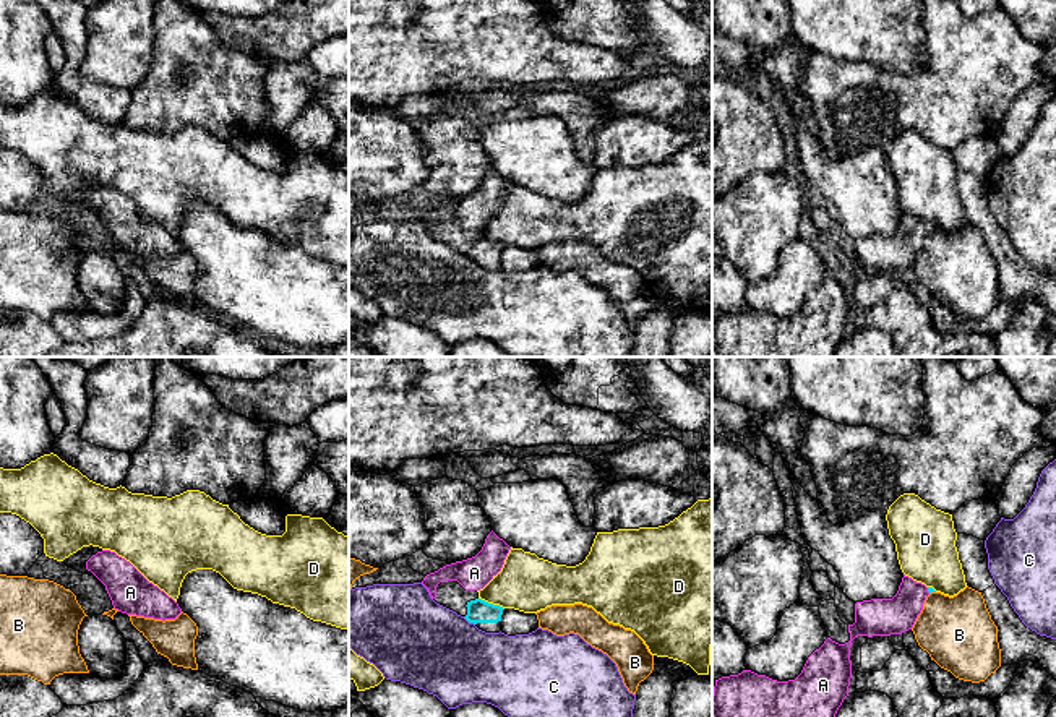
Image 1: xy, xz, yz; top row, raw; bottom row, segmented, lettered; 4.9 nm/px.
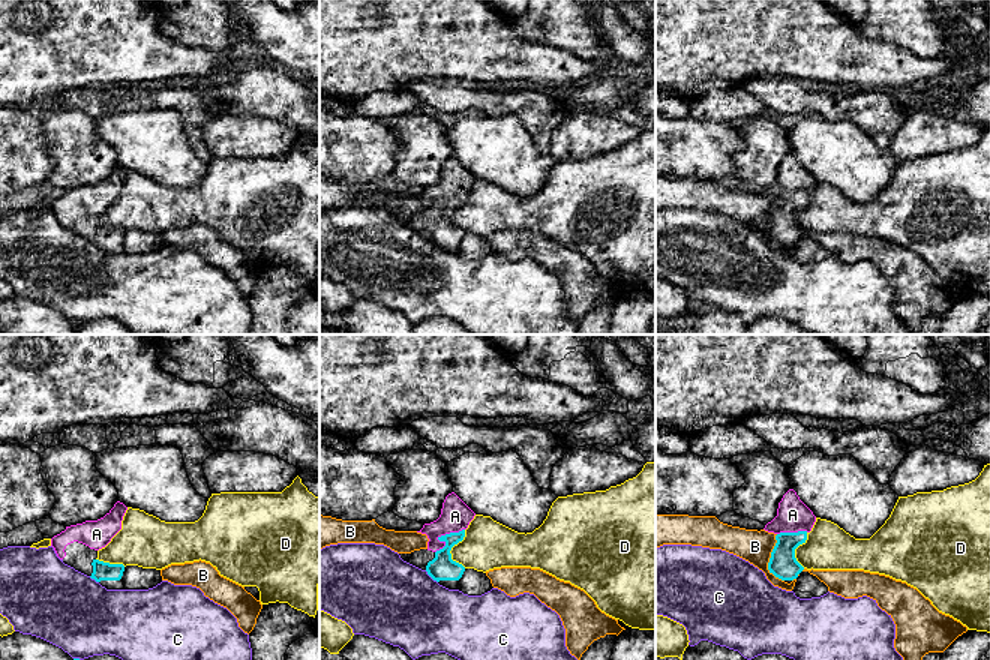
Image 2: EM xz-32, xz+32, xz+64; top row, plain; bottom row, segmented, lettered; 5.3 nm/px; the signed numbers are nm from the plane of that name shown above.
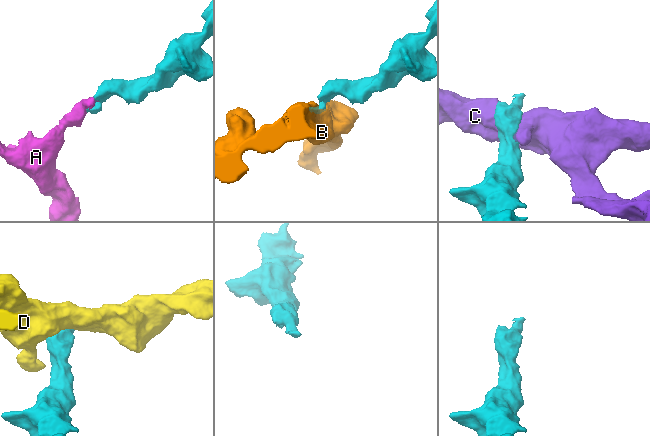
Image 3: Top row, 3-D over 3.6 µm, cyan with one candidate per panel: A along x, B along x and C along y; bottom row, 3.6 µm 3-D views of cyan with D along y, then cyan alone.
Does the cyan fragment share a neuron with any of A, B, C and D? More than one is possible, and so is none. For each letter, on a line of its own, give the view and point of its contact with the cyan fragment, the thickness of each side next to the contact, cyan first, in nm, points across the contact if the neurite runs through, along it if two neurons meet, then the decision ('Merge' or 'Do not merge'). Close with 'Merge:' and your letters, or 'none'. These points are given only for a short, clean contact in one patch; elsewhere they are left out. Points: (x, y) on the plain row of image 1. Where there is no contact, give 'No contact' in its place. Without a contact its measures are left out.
A: Touches cyan at yz (928, 227). Thickness 30 nm (cyan) against 180 nm. Merge
B: Touches cyan at yz (931, 227). Thickness 30 nm (cyan) against 360 nm. Boundary: yz (935, 227), (930, 231). Do not merge
C: Touches cyan at xz (469, 258). Thickness 120 nm (cyan) against 420 nm. Do not merge
D: Touches cyan at xz (492, 240). Thickness 120 nm (cyan) against 280 nm. Do not merge
Merge: A

